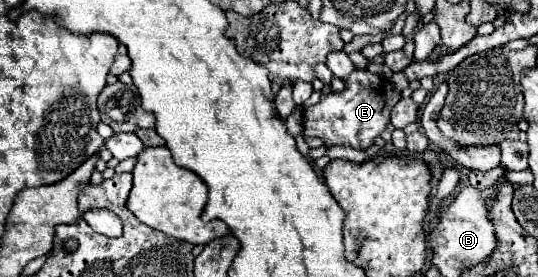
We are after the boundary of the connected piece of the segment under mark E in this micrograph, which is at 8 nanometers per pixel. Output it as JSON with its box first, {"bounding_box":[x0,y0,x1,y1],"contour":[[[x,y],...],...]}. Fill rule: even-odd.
{"bounding_box":[303,69,399,151],"contour":[[[365,69],[353,71],[345,79],[345,89],[341,93],[329,93],[321,97],[317,105],[305,109],[303,133],[309,137],[319,137],[325,147],[349,145],[353,149],[365,151],[373,145],[373,139],[385,131],[389,123],[389,113],[399,99],[399,91],[395,91],[389,81],[383,81],[381,77]]]}

